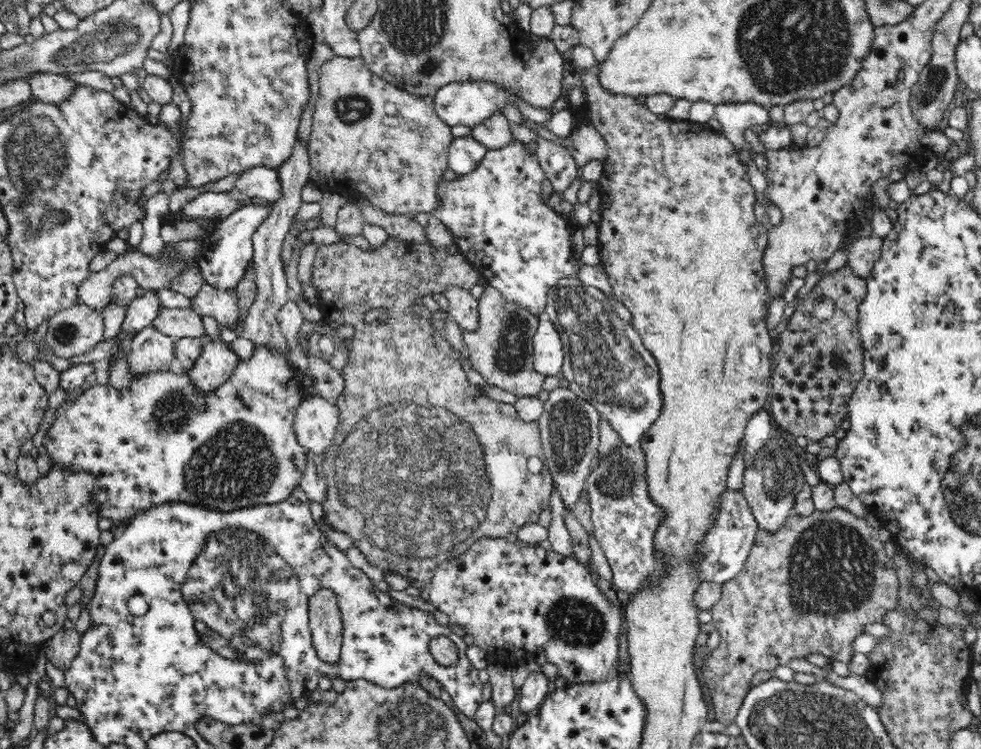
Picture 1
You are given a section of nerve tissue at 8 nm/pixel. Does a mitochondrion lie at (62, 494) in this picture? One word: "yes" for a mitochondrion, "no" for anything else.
yes

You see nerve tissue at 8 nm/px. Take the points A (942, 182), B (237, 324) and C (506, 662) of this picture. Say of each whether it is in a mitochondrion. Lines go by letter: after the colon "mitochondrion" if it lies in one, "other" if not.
A: other
B: other
C: other

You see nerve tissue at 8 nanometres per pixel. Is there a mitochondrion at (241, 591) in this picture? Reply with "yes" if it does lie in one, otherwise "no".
yes

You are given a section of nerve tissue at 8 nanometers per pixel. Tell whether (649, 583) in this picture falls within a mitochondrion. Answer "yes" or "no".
no

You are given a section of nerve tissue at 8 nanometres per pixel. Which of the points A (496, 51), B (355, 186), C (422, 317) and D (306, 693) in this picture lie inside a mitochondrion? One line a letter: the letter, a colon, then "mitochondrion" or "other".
A: other
B: other
C: other
D: other

